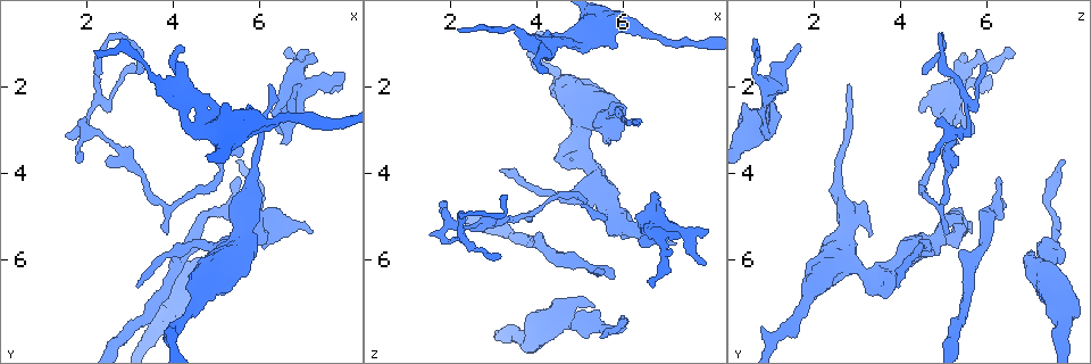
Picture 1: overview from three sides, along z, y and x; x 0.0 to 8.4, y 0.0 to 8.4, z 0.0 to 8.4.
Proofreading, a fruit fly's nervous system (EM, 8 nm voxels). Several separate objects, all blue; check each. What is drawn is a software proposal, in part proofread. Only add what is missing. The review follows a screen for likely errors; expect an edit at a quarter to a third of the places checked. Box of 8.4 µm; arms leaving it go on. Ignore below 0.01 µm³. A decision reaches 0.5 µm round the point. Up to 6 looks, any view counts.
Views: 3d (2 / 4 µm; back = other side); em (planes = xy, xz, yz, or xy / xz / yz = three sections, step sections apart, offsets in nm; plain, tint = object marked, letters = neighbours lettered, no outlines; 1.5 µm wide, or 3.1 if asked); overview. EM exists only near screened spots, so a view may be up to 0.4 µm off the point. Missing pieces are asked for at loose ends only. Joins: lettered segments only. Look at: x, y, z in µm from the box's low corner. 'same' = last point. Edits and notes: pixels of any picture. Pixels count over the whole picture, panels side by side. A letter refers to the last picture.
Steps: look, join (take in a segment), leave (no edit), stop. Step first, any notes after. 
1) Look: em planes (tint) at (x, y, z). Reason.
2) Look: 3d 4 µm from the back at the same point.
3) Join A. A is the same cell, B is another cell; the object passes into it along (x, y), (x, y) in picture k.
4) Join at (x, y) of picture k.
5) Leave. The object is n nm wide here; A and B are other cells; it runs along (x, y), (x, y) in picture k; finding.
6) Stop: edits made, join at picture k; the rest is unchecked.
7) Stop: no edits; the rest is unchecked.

Look: em planes (letters) at (5.75, 4.80, 6.40). An open end.

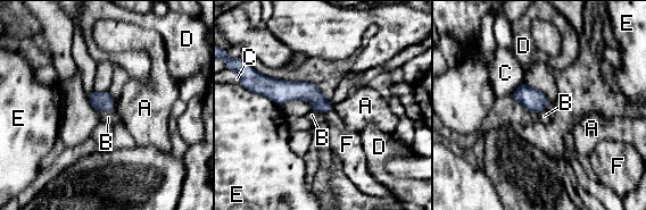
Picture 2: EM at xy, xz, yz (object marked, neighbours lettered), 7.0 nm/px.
Join F. F is the same cell, A, B, C, D and E are other cells; the object passes into it along (308, 91), (328, 110), (342, 142) in picture 2; the cell continues.

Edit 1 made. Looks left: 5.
Look: em xz step 8 (tint) at (4.25, 1.15, 1.60).

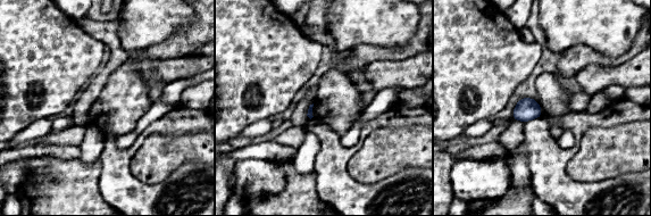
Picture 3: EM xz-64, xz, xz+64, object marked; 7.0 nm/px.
Look: em planes (letters) at the same point. Another direction.

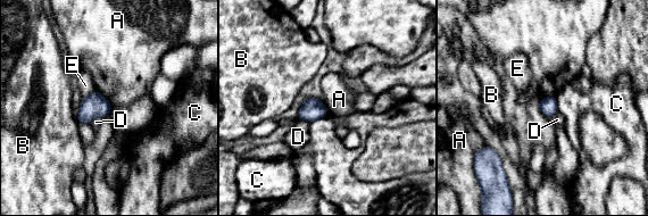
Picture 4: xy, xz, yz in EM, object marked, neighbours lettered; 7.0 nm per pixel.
Leave. A, B, C, D and E are other cells; a border runs along (96, 89), (111, 107) in picture 4; none of them fits.

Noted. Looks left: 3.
Look: em planes (letters) at (7.90, 2.00, 6.05). Free end.

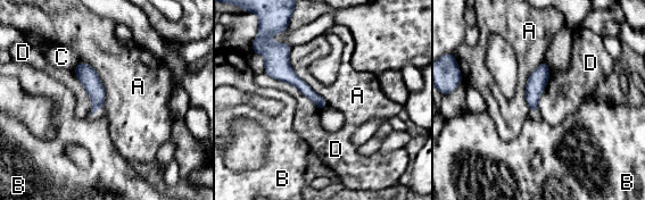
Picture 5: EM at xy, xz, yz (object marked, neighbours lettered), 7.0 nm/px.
Leave. A, B, C and D are other cells; a border runs along (290, 47), (290, 67), (328, 106) in picture 5; no lettered segment goes on from it.

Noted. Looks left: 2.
Stop: edits made, join at picture 2; the rest is unchecked.

